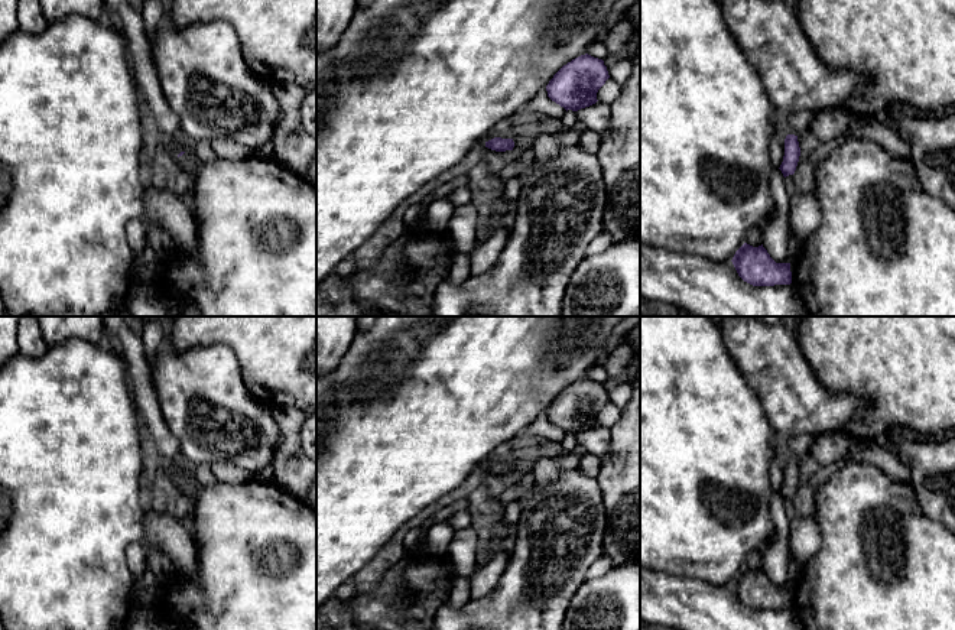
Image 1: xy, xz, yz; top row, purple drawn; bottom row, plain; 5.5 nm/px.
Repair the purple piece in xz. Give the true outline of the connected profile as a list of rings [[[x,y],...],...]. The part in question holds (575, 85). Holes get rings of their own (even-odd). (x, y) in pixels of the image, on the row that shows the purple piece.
[[[588,53],[563,65],[546,85],[548,97],[566,111],[595,104],[598,90],[610,78],[602,59]]]

